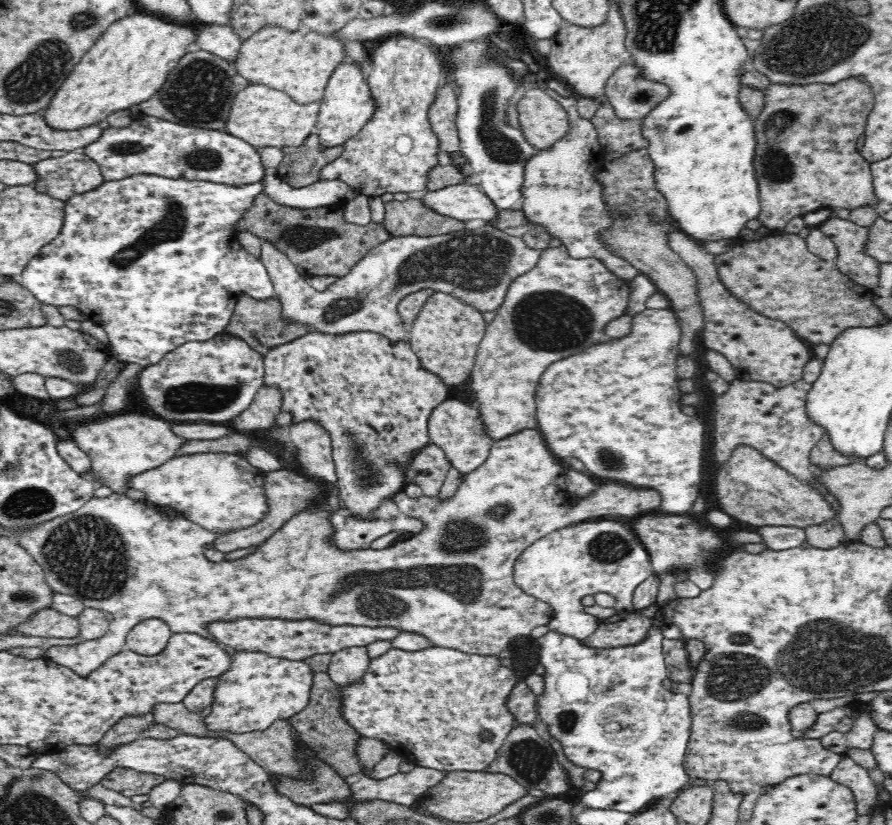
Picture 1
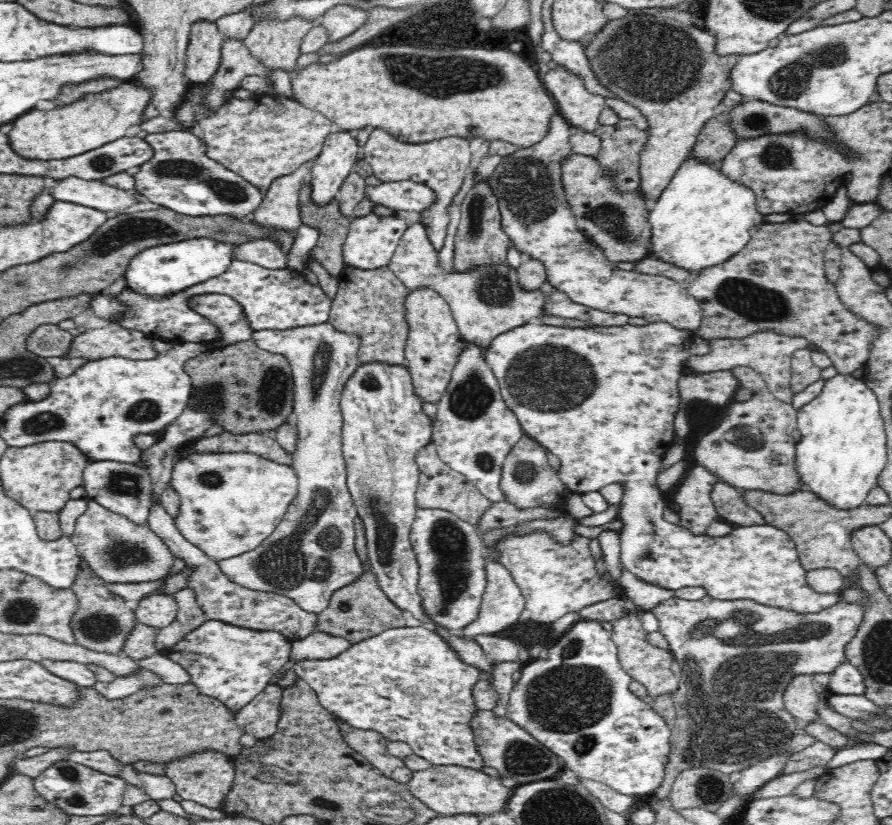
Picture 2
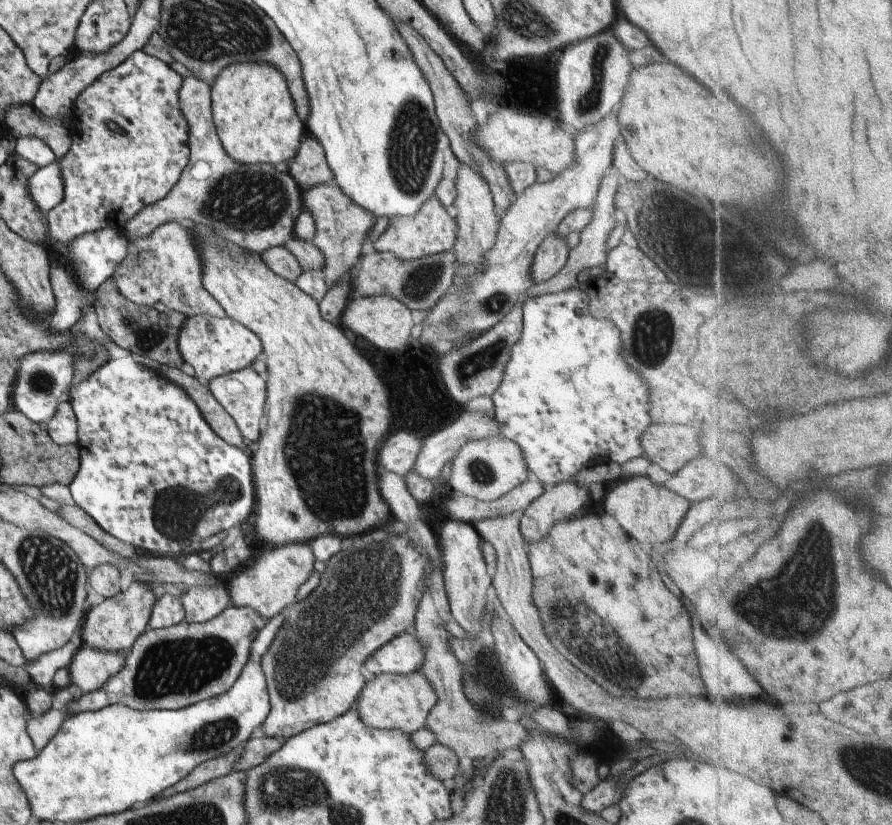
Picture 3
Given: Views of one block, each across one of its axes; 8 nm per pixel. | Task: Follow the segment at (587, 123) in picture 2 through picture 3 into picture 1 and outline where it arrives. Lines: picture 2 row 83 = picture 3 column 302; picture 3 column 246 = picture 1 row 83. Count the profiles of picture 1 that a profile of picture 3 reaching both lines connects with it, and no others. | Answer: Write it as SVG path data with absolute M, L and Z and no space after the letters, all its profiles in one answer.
M611 3L607 19L600 26L584 28L565 24L557 30L548 53L550 68L577 98L598 99L605 94L607 83L616 74L616 70L631 62L631 54L624 44L625 34L622 13L616 3Z

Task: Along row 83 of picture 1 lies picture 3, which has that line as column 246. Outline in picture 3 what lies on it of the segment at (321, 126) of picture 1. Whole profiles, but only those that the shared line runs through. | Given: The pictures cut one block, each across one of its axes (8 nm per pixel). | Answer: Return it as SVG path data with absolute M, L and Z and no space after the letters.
M194 315L185 318L177 336L177 351L183 362L189 364L195 373L197 381L207 384L210 379L220 375L249 367L256 358L261 357L262 347L255 334L228 317L216 318L206 315Z

